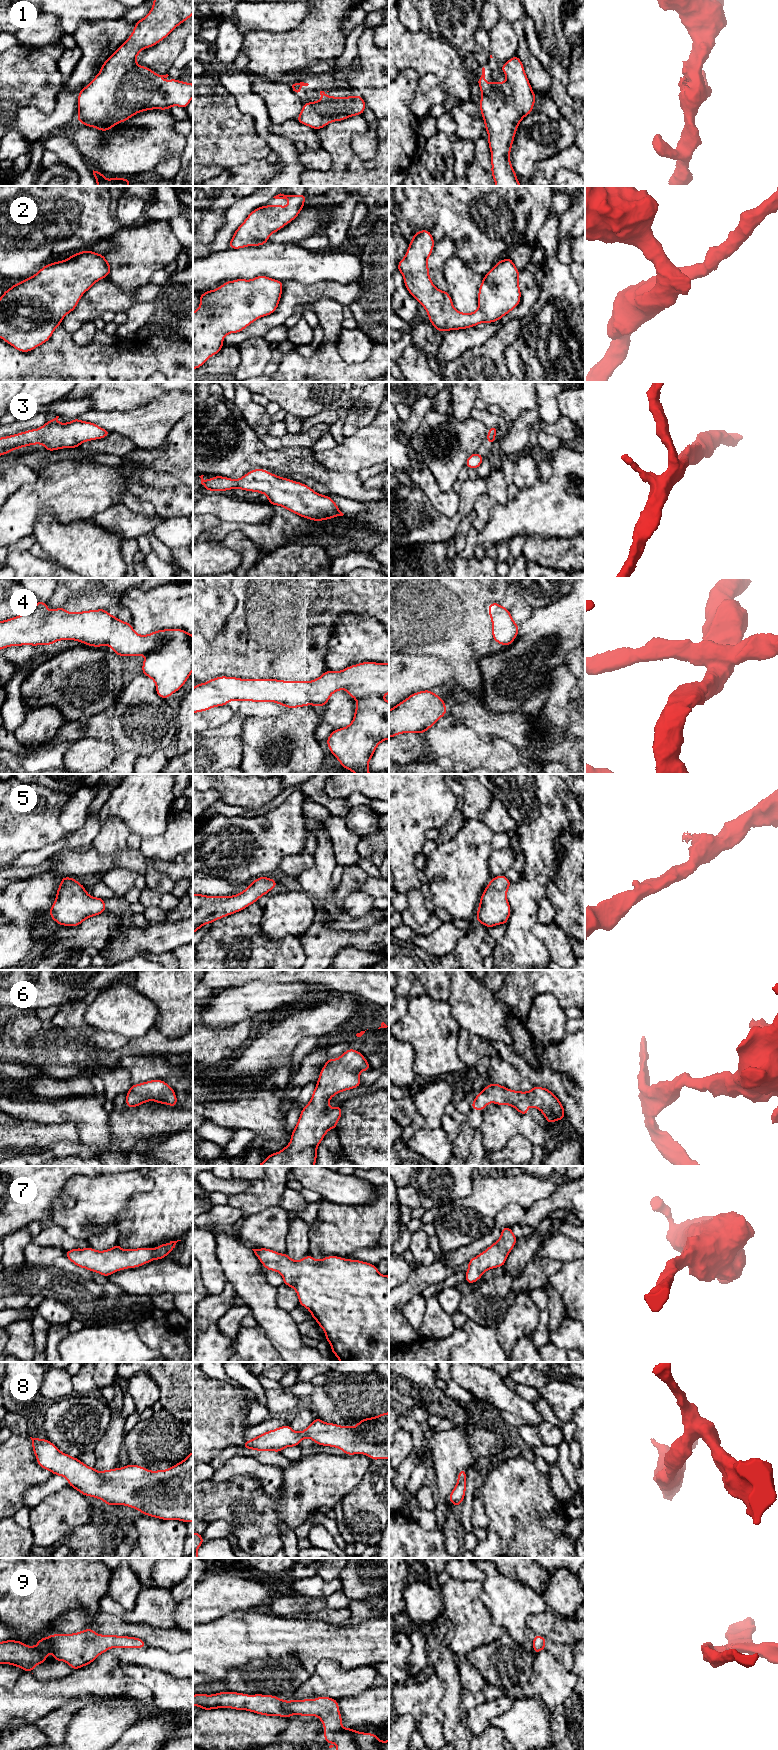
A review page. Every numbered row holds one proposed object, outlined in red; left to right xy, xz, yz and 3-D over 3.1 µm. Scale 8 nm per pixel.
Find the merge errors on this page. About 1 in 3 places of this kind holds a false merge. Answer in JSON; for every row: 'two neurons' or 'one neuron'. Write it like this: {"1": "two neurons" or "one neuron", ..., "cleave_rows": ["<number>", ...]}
{"1": "one neuron", "2": "one neuron", "3": "one neuron", "4": "one neuron", "5": "one neuron", "6": "one neuron", "7": "one neuron", "8": "one neuron", "9": "one neuron", "cleave_rows": []}

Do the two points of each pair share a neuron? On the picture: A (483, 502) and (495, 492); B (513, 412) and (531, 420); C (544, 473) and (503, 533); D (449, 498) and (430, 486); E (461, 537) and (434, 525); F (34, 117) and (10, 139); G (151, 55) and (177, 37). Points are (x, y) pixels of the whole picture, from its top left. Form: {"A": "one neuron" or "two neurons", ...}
{"A": "one neuron", "B": "two neurons", "C": "two neurons", "D": "one neuron", "E": "two neurons", "F": "two neurons", "G": "one neuron"}

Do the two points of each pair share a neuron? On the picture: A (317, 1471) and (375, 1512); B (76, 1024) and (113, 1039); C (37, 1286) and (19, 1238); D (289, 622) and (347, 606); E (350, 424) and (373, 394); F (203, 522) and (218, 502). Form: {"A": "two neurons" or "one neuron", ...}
{"A": "two neurons", "B": "one neuron", "C": "two neurons", "D": "one neuron", "E": "one neuron", "F": "two neurons"}

